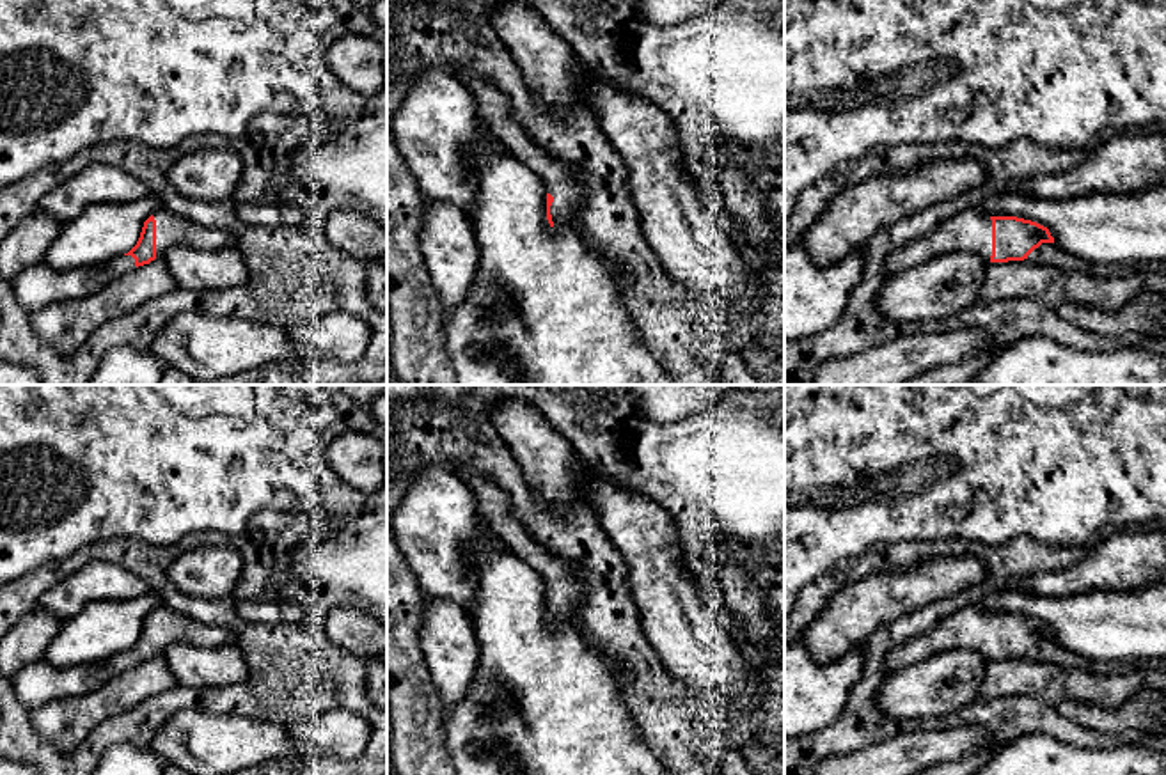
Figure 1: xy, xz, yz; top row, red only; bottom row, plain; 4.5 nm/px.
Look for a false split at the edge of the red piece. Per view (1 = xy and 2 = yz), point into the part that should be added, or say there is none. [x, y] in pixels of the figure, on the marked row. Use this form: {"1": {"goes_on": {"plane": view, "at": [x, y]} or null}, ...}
{"1": {"goes_on": {"plane": "xy", "at": [39, 286]}}, "2": {"goes_on": {"plane": "yz", "at": [968, 231]}}}

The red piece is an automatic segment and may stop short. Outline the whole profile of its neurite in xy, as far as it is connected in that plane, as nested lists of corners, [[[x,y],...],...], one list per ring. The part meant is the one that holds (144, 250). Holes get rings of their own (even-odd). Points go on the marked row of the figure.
[[[162,207],[144,222],[140,238],[128,254],[67,271],[55,271],[41,261],[11,280],[12,293],[28,314],[59,301],[82,300],[128,271],[162,257],[176,245],[199,250],[236,248],[236,236]]]

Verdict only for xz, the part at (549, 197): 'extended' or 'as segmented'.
extended

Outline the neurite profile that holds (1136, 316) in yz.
[[[1141,291],[1113,312],[1065,301],[1056,314],[1077,328],[1104,337],[1122,333],[1166,337],[1166,294],[1150,291]]]

